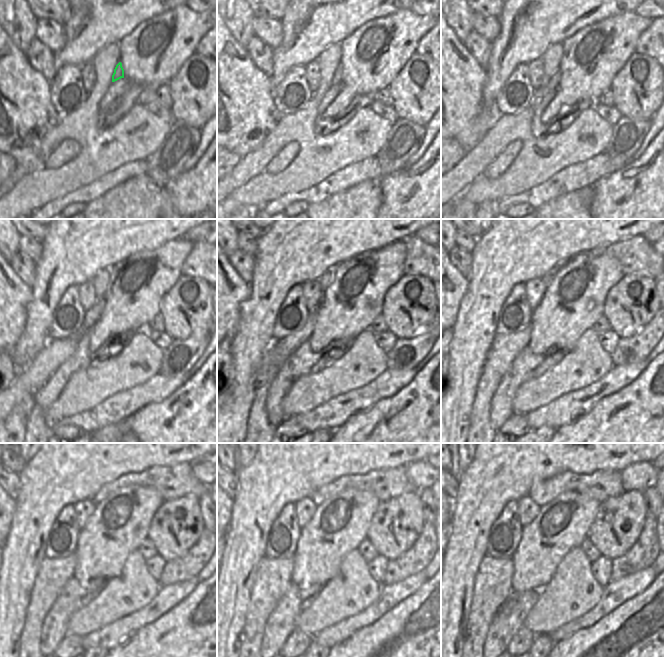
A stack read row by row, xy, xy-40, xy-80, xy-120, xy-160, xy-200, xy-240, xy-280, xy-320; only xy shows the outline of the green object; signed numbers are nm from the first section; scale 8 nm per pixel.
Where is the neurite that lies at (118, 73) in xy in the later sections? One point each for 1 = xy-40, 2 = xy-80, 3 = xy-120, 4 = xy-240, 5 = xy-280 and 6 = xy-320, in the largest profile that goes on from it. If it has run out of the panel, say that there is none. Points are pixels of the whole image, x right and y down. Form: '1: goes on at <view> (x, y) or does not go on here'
1: goes on at xy-40 (337, 78)
2: goes on at xy-80 (548, 84)
3: goes on at xy-120 (92, 315)
4: goes on at xy-240 (53, 574)
5: goes on at xy-280 (273, 577)
6: goes on at xy-320 (493, 583)

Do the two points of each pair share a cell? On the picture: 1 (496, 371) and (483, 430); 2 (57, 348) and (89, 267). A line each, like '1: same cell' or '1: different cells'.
1: same cell
2: different cells

